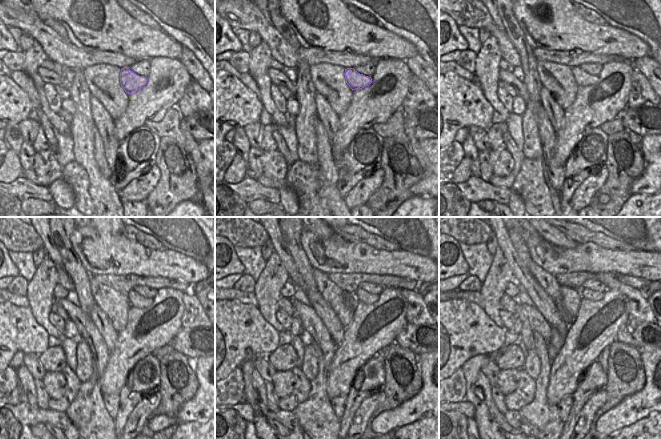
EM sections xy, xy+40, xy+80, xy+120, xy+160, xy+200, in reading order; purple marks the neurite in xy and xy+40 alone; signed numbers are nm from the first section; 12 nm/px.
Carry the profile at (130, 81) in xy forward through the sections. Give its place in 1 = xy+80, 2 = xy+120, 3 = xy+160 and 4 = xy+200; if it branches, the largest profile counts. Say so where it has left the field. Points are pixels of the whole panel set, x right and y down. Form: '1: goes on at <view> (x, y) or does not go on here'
1: goes on at xy+80 (582, 78)
2: goes on at xy+120 (136, 300)
3: goes on at xy+160 (362, 296)
4: goes on at xy+200 (587, 294)

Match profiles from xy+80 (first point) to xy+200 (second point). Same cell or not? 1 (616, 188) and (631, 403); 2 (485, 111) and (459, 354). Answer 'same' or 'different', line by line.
1: different
2: same

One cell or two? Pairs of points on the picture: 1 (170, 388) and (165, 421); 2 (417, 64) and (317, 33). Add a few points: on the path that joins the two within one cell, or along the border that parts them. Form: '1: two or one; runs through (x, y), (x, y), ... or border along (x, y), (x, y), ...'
1: two; border along (185, 402), (174, 416), (155, 415), (148, 428)
2: two; border along (418, 54), (409, 57), (405, 61)

